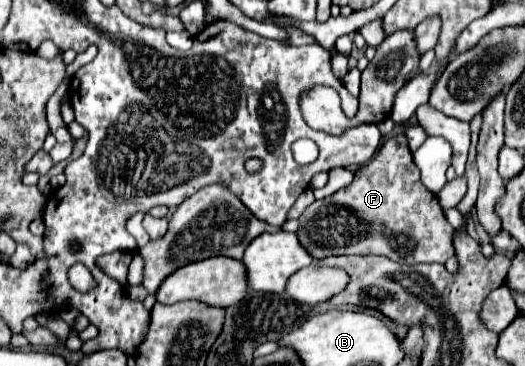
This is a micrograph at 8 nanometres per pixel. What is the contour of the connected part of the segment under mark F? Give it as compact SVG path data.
M394 134L390 140L386 140L378 150L376 158L372 158L366 166L360 166L354 172L352 184L324 198L324 204L326 204L324 212L310 212L308 206L298 218L300 244L314 258L340 256L340 254L380 254L400 264L420 264L420 262L444 264L450 256L454 256L454 244L452 244L454 228L448 224L438 204L438 198L430 190L426 190L426 186L420 182L420 174L412 160L406 134Z

